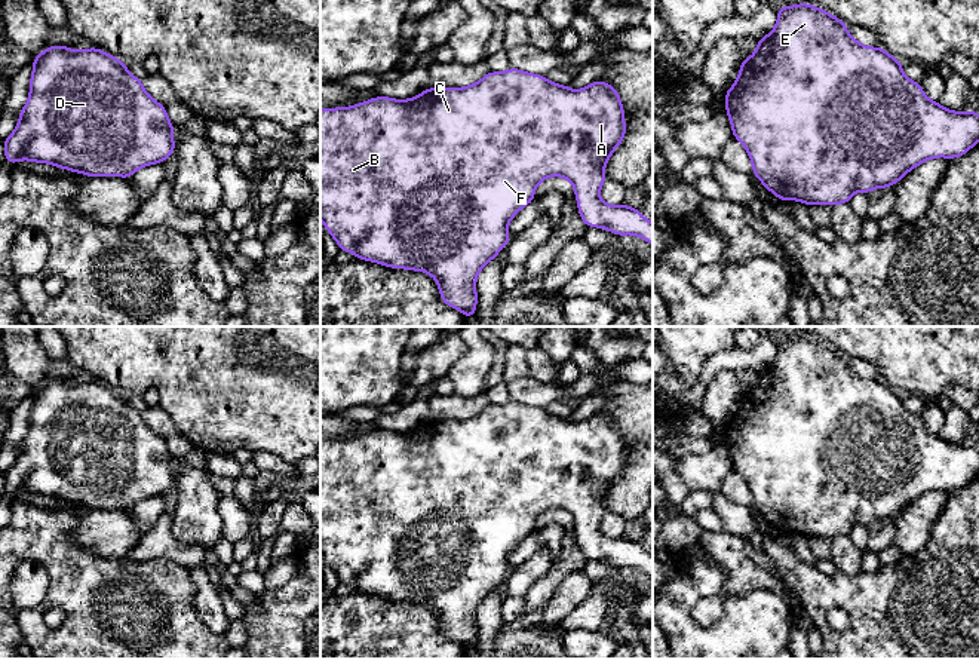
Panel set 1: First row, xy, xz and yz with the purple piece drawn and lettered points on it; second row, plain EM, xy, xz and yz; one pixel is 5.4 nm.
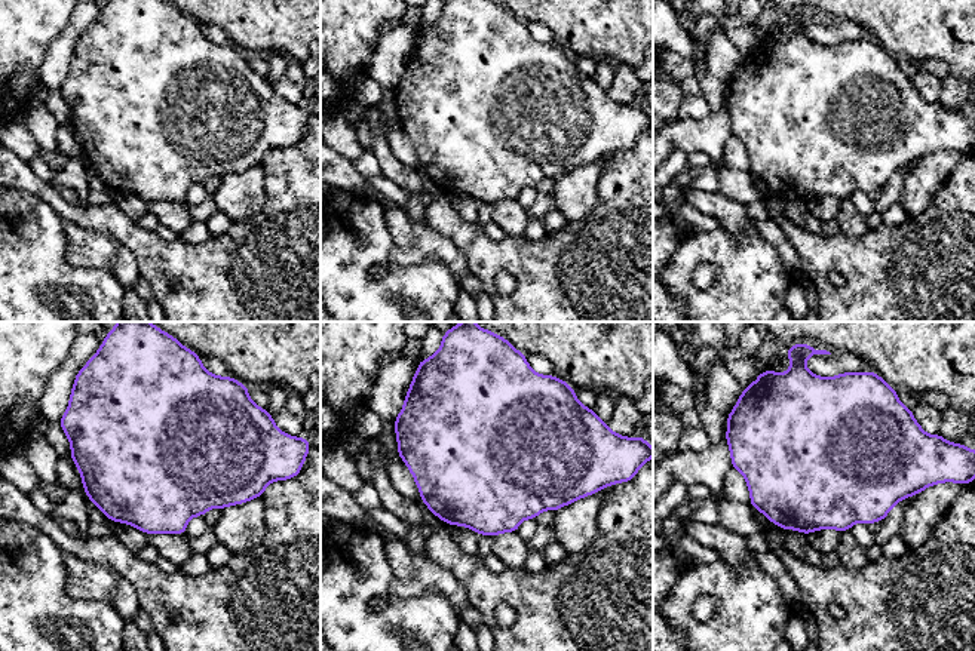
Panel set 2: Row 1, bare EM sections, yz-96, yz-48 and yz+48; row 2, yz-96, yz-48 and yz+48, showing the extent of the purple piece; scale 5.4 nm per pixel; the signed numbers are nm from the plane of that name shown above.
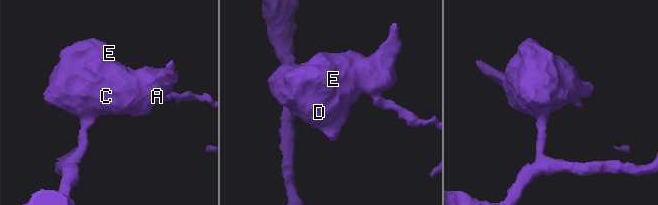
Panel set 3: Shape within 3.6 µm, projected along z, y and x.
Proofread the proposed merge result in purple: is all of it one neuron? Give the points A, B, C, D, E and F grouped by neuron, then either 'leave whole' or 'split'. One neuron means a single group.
A B C D E F; leave whole

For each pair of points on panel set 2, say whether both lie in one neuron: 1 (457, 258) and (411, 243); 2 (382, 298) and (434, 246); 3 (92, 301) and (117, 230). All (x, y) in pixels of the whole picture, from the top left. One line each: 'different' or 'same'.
1: same
2: different
3: different

